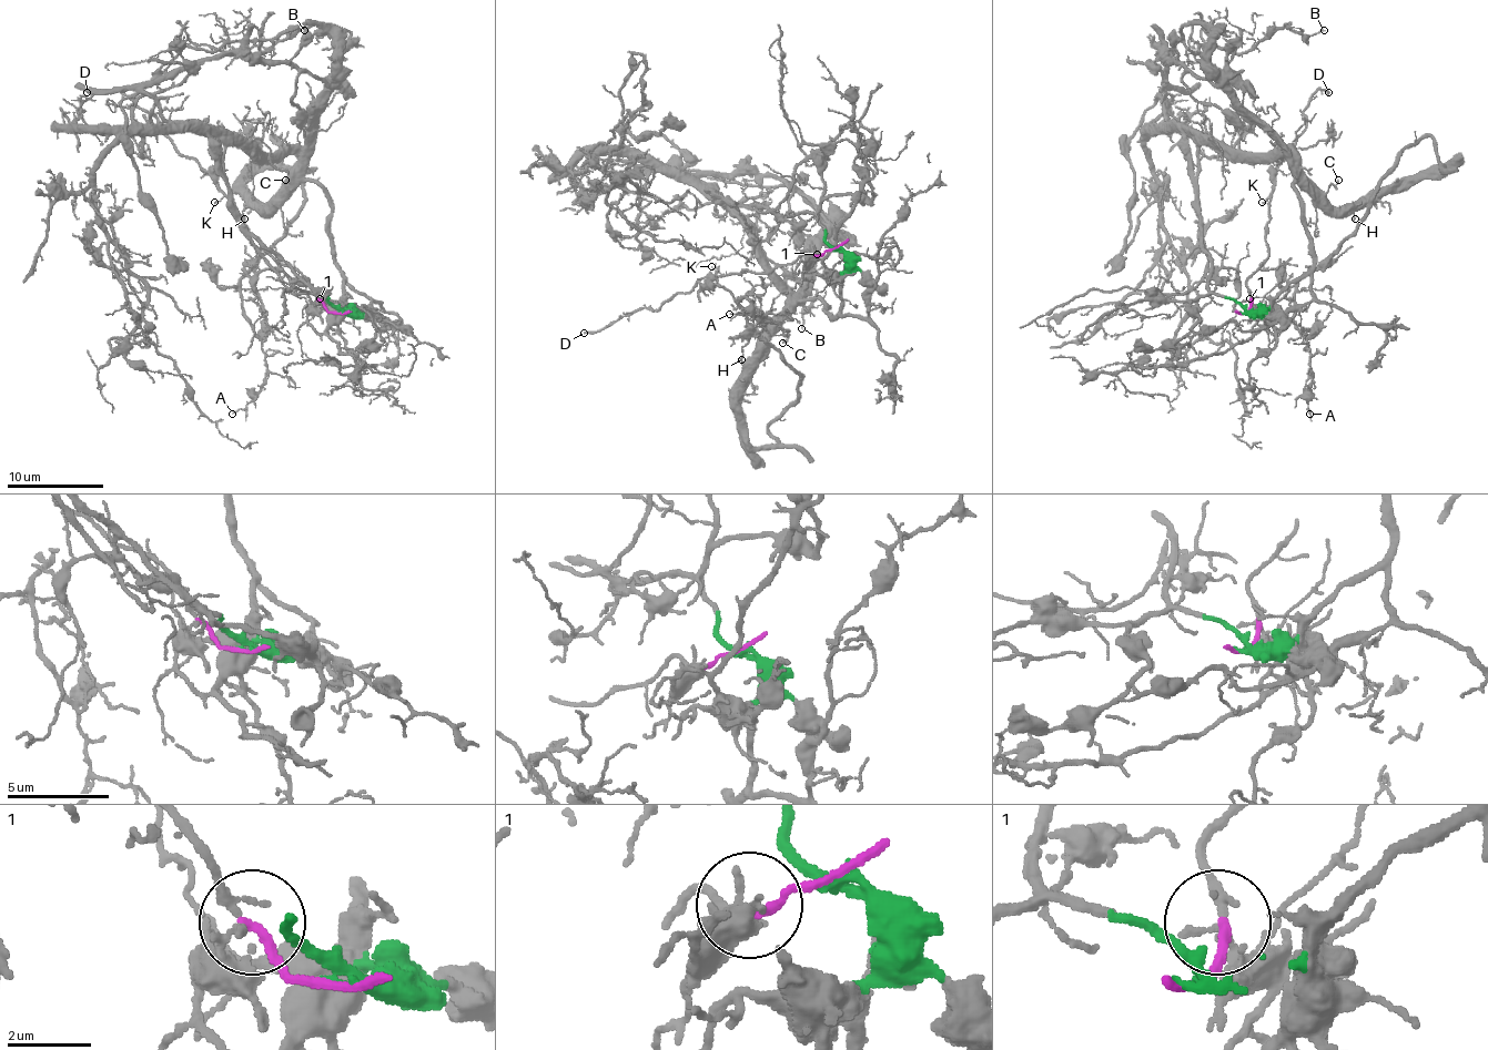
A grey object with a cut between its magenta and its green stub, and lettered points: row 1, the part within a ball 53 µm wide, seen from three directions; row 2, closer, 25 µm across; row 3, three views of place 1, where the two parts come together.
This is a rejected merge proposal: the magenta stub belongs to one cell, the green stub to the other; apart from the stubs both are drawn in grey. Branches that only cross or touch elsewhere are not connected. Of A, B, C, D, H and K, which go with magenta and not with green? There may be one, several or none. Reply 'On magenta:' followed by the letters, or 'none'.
On magenta: D, K

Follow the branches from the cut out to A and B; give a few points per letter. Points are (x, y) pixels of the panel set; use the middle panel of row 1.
A: (838, 247), (841, 309), (802, 299), (740, 398), (769, 446), (800, 376), (737, 302), (759, 312), (730, 314)
B: (838, 247), (831, 316), (802, 299), (805, 196), (763, 177), (722, 215), (817, 293), (802, 328)

